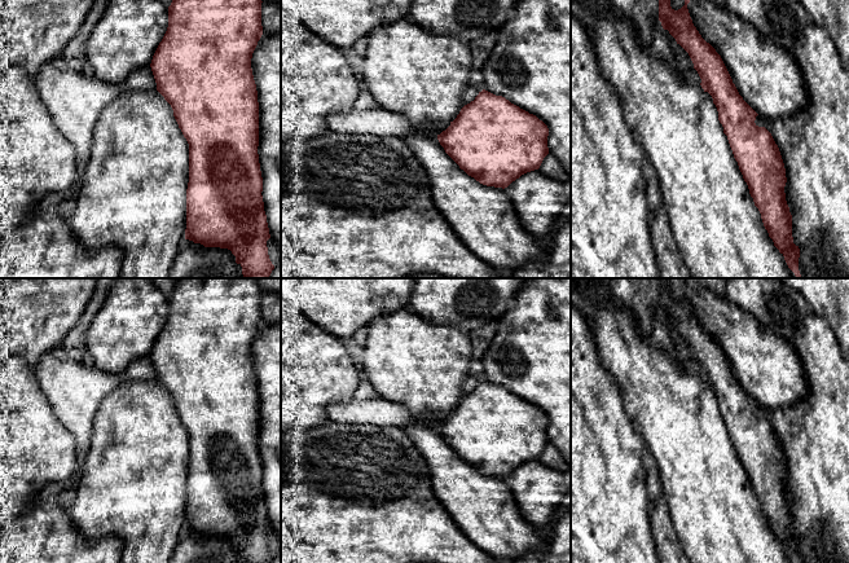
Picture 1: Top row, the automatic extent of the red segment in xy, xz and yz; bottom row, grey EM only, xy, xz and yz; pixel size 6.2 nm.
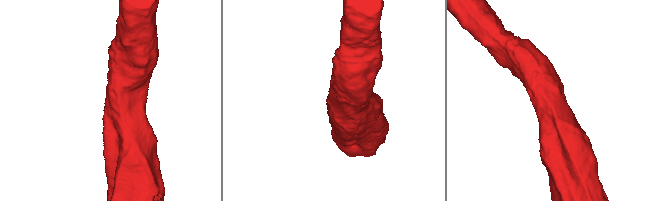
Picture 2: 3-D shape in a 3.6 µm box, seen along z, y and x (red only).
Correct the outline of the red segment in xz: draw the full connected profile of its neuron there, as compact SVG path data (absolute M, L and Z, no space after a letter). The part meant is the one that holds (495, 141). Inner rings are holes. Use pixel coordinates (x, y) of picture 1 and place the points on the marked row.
M485 89L465 105L450 126L437 135L445 153L483 185L507 188L522 175L538 170L549 154L547 126L536 115Z

